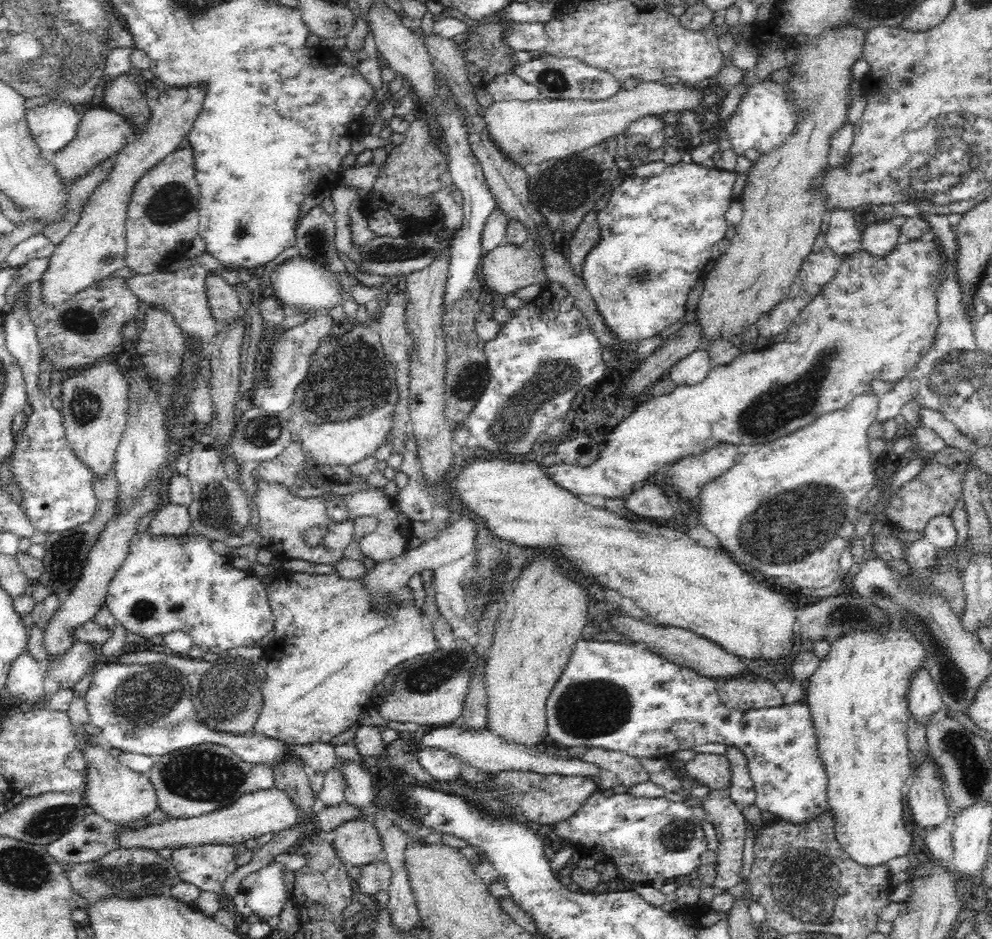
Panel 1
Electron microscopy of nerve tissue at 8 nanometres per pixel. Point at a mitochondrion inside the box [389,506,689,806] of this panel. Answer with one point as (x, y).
(587, 709)

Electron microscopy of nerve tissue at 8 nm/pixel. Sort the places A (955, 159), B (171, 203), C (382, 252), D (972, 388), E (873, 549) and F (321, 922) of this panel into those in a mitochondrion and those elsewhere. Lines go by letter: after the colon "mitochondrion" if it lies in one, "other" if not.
A: mitochondrion
B: mitochondrion
C: mitochondrion
D: mitochondrion
E: other
F: other

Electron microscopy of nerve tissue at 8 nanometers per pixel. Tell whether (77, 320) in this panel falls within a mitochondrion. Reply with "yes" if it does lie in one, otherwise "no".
yes

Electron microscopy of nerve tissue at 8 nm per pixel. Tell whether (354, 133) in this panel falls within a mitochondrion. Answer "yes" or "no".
no

